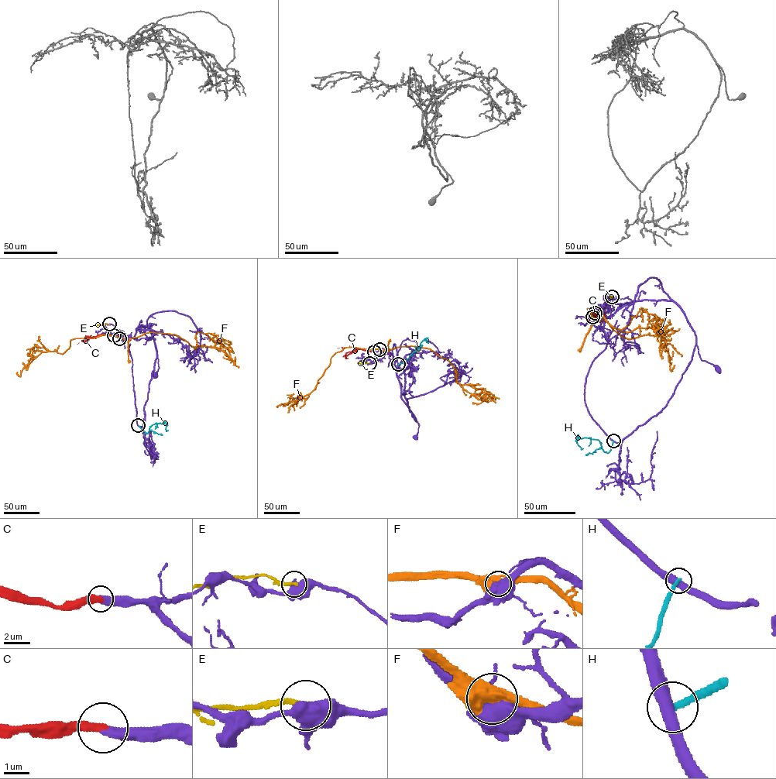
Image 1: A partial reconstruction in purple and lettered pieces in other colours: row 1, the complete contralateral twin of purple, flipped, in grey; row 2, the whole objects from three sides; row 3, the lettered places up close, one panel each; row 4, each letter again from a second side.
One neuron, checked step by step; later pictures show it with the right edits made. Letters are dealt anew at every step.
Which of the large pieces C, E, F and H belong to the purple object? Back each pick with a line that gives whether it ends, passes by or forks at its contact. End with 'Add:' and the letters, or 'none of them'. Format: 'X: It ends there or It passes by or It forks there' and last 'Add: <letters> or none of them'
C: It ends there
Add: C

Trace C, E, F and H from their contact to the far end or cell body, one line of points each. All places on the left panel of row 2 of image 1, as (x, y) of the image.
C: (114, 335), (99, 334), (77, 344)
E: (109, 324), (97, 325)
F: (119, 338), (128, 341), (151, 332), (175, 334), (194, 348), (205, 346), (224, 351), (235, 364), (235, 357)
H: (138, 425), (146, 434), (152, 424), (165, 421), (166, 429), (168, 430)

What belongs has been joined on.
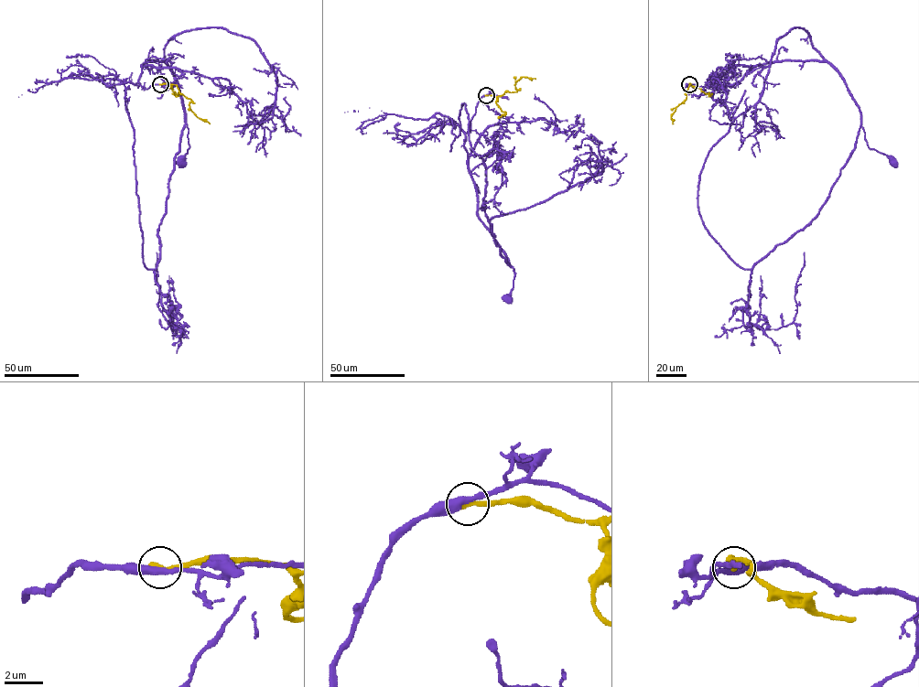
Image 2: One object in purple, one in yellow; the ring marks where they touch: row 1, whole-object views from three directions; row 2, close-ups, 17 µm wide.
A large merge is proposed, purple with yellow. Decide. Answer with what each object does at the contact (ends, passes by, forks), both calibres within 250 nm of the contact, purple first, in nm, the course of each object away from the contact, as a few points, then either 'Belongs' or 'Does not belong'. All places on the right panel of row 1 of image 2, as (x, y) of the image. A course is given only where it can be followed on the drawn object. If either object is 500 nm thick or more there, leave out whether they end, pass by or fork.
At the ring purple passes by. At the ring yellow ends. Thickness 360 nm (purple) against 320 nm. Course of purple: (689, 84), (716, 89), (736, 83), (758, 65), (826, 61), (859, 107), (867, 145), (892, 161). Course of yellow: (689, 84), (686, 99), (671, 116), (673, 123). Does not belong

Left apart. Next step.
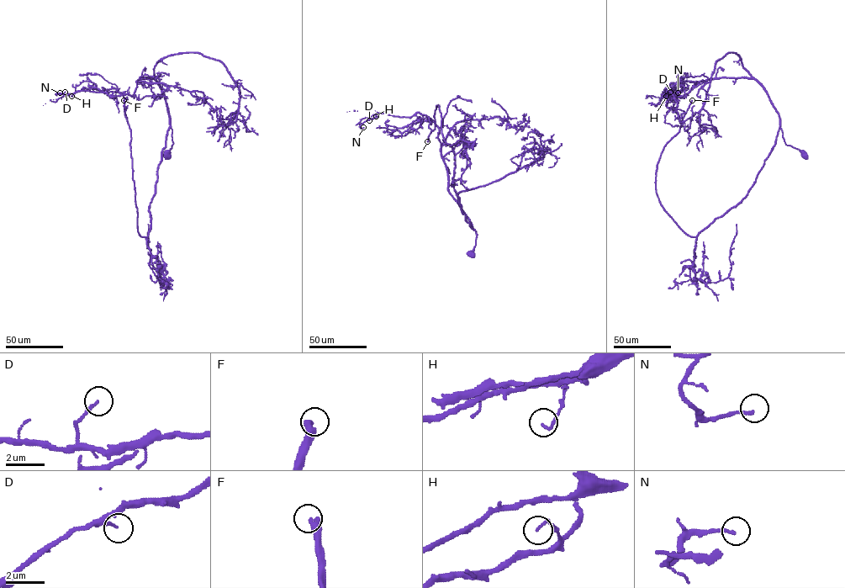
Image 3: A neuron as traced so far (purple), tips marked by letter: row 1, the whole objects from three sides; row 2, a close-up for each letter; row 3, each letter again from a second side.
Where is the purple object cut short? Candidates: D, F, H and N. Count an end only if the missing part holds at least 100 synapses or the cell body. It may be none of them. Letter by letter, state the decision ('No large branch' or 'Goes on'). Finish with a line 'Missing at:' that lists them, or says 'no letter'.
D: No large branch
F: Goes on
H: No large branch
N: No large branch
Missing at: F

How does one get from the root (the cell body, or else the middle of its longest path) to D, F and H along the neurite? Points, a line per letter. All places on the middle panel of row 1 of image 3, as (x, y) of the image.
D: (470, 253), (476, 231), (448, 190), (438, 127), (419, 113), (410, 117), (378, 113), (369, 120)
F: (470, 253), (476, 231), (449, 192), (439, 128), (427, 117), (423, 120), (428, 116), (430, 132), (427, 141)
H: (470, 253), (476, 231), (448, 190), (438, 127), (419, 113), (410, 117), (376, 116)

